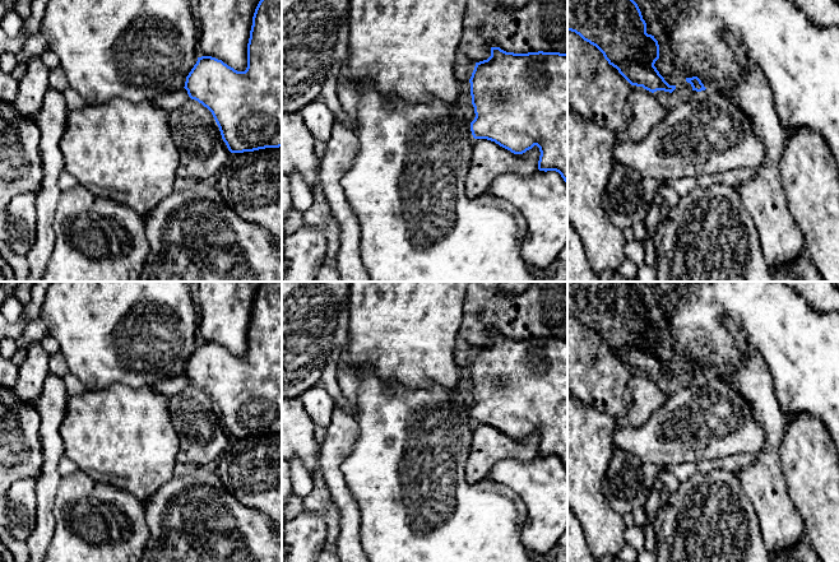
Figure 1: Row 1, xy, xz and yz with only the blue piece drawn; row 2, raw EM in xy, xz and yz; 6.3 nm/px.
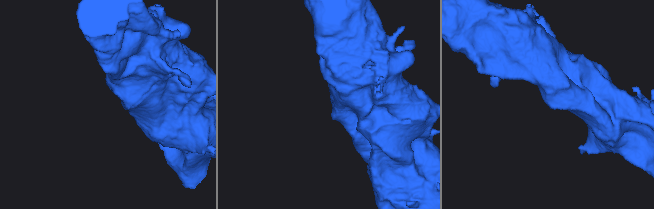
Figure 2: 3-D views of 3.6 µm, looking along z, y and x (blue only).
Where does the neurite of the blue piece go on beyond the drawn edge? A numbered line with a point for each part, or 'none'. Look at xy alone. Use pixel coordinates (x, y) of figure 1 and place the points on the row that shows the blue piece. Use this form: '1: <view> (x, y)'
1: xy (168, 102)

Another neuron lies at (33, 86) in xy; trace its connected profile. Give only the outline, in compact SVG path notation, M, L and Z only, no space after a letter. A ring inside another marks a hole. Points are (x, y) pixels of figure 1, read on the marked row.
M41 57L26 62L27 71L19 80L14 108L27 119L33 119L41 110L42 101L50 88L48 69Z

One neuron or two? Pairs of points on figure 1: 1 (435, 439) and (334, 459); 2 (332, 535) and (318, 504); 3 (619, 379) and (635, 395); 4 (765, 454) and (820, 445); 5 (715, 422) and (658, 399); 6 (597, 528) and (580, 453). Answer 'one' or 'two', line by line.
1: two
2: one
3: two
4: two
5: two
6: one

